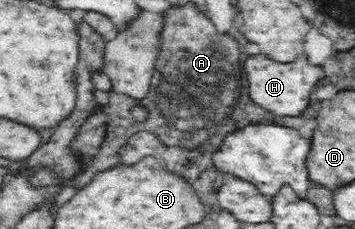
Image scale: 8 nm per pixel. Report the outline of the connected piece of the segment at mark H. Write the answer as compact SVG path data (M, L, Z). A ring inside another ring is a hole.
M255 55L253 59L247 59L245 69L249 75L249 96L253 102L279 117L299 117L307 109L311 91L315 89L317 81L323 79L323 69L309 65L307 57L299 57L291 65L277 65L265 55Z

